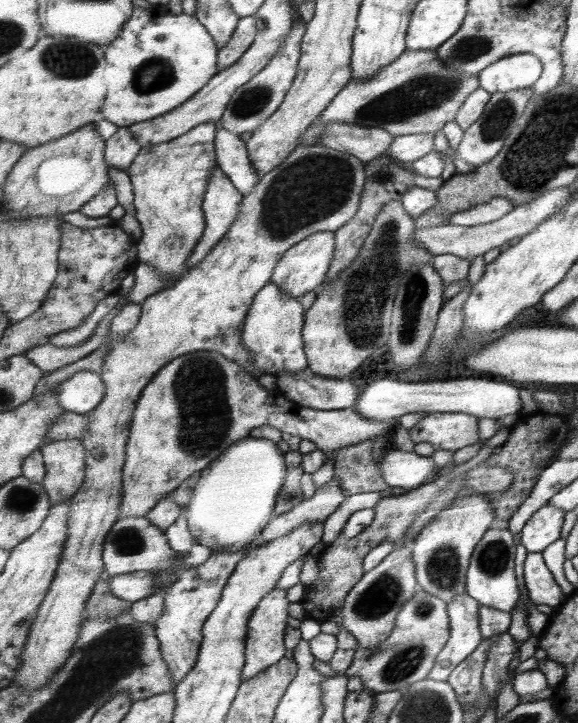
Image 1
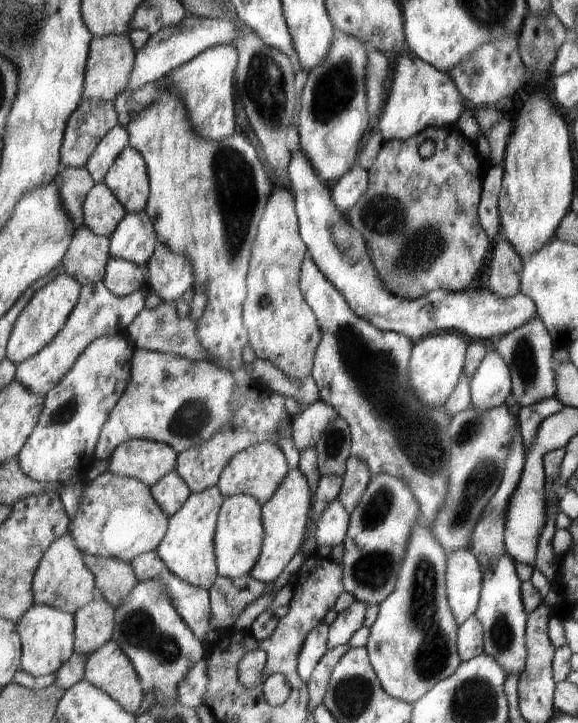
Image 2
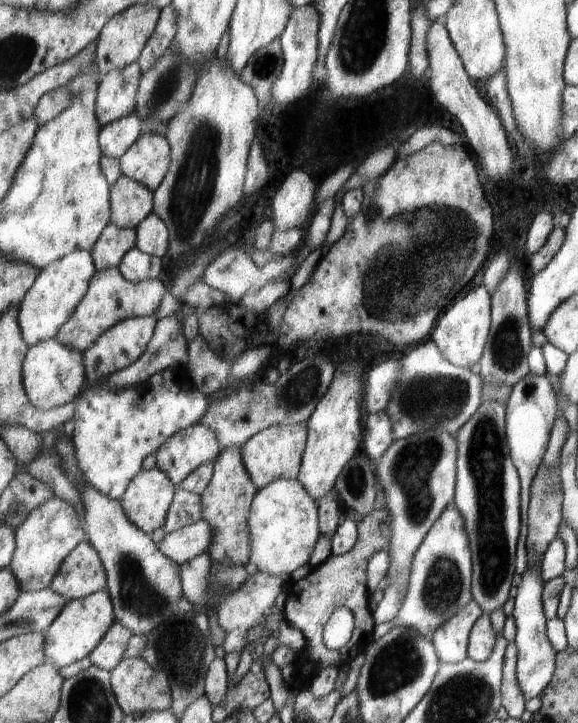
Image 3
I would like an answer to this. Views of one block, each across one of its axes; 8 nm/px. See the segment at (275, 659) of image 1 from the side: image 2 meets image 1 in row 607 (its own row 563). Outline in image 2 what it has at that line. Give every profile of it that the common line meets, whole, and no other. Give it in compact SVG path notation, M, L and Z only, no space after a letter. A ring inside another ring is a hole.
M300 465L291 468L283 484L279 486L278 493L267 504L263 505L263 522L265 522L266 538L263 540L263 552L259 556L259 562L251 570L251 576L263 584L273 583L289 566L289 562L295 558L295 554L303 547L307 533L307 526L311 519L311 500L314 493L311 490L307 475L303 474Z

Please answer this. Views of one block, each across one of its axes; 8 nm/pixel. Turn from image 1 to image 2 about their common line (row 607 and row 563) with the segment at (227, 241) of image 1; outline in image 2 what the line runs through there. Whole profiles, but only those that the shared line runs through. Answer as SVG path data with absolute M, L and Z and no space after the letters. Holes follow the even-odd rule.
M67 533L50 546L39 564L38 572L34 576L35 602L54 606L75 615L83 606L87 606L98 597L97 586L95 575L87 566L84 554L81 554L79 547L75 546L71 534Z

